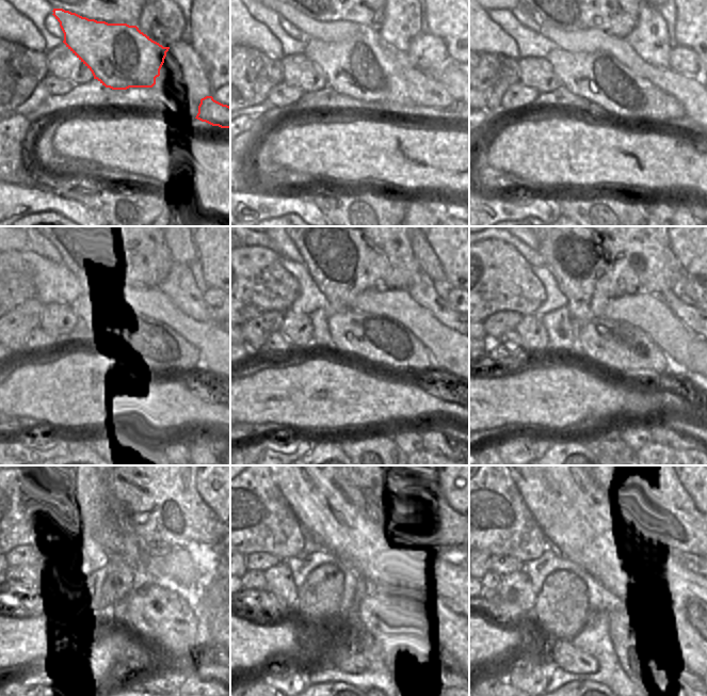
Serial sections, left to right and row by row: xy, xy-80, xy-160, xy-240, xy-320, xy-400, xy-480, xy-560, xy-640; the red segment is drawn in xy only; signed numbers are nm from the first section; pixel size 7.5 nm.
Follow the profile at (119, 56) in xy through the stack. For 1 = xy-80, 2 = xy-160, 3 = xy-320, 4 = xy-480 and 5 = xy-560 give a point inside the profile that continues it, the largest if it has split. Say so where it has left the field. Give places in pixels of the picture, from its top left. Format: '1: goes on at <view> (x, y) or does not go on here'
1: goes on at xy-80 (358, 66)
2: goes on at xy-160 (598, 77)
3: goes on at xy-320 (375, 339)
4: goes on at xy-480 (164, 614)
5: goes on at xy-560 (400, 636)

